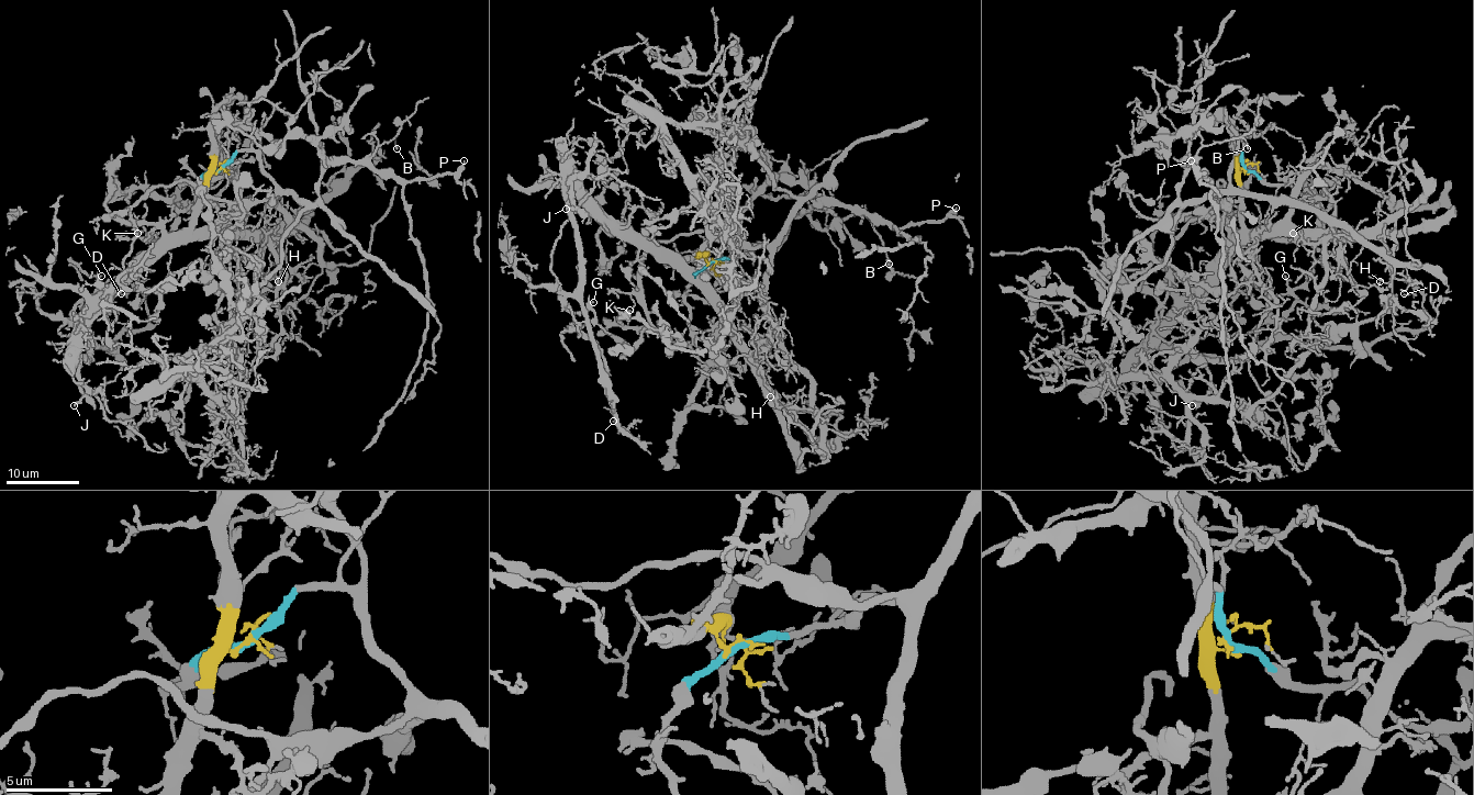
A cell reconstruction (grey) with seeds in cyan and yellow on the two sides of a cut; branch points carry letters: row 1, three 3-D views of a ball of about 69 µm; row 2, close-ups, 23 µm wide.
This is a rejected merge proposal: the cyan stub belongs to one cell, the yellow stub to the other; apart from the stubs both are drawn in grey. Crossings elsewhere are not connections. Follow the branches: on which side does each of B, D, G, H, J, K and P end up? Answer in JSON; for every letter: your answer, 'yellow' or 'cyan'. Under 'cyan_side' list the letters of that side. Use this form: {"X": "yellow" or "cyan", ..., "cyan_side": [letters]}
{"B": "cyan", "D": "yellow", "G": "yellow", "H": "yellow", "J": "yellow", "K": "yellow", "P": "cyan", "cyan_side": ["B", "P"]}

